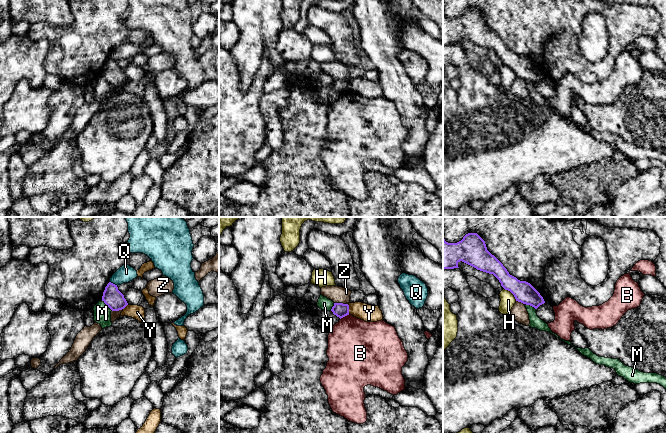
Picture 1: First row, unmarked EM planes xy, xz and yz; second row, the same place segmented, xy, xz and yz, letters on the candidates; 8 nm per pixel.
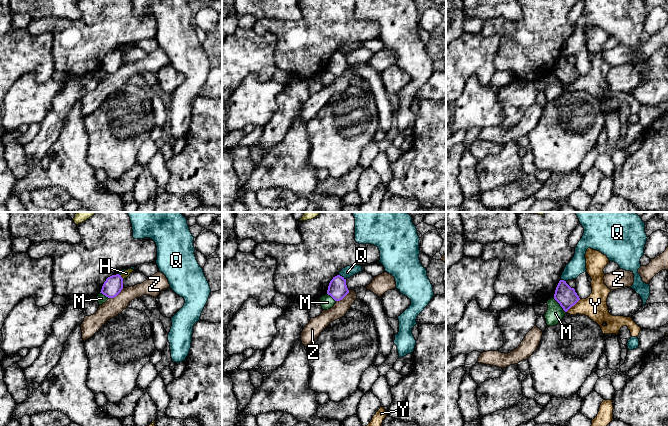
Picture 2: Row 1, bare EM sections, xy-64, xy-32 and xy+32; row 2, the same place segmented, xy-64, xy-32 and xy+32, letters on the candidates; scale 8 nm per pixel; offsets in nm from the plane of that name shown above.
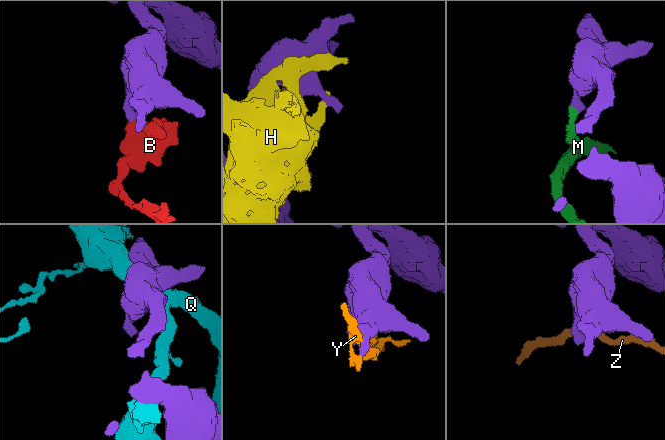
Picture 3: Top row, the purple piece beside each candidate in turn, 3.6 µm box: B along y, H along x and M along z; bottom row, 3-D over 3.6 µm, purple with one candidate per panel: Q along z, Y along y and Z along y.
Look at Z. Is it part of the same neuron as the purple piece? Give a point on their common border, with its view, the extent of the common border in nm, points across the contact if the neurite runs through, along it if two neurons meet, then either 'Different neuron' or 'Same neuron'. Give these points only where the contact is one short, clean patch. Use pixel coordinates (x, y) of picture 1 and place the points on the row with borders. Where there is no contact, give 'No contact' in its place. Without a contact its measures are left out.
Touches purple at xz (341, 303). Shared border 110 nm. Boundary: xz (334, 302), (347, 304). Different neuron

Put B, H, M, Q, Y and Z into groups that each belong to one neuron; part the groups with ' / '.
B / H / M / Q / Y / Z

